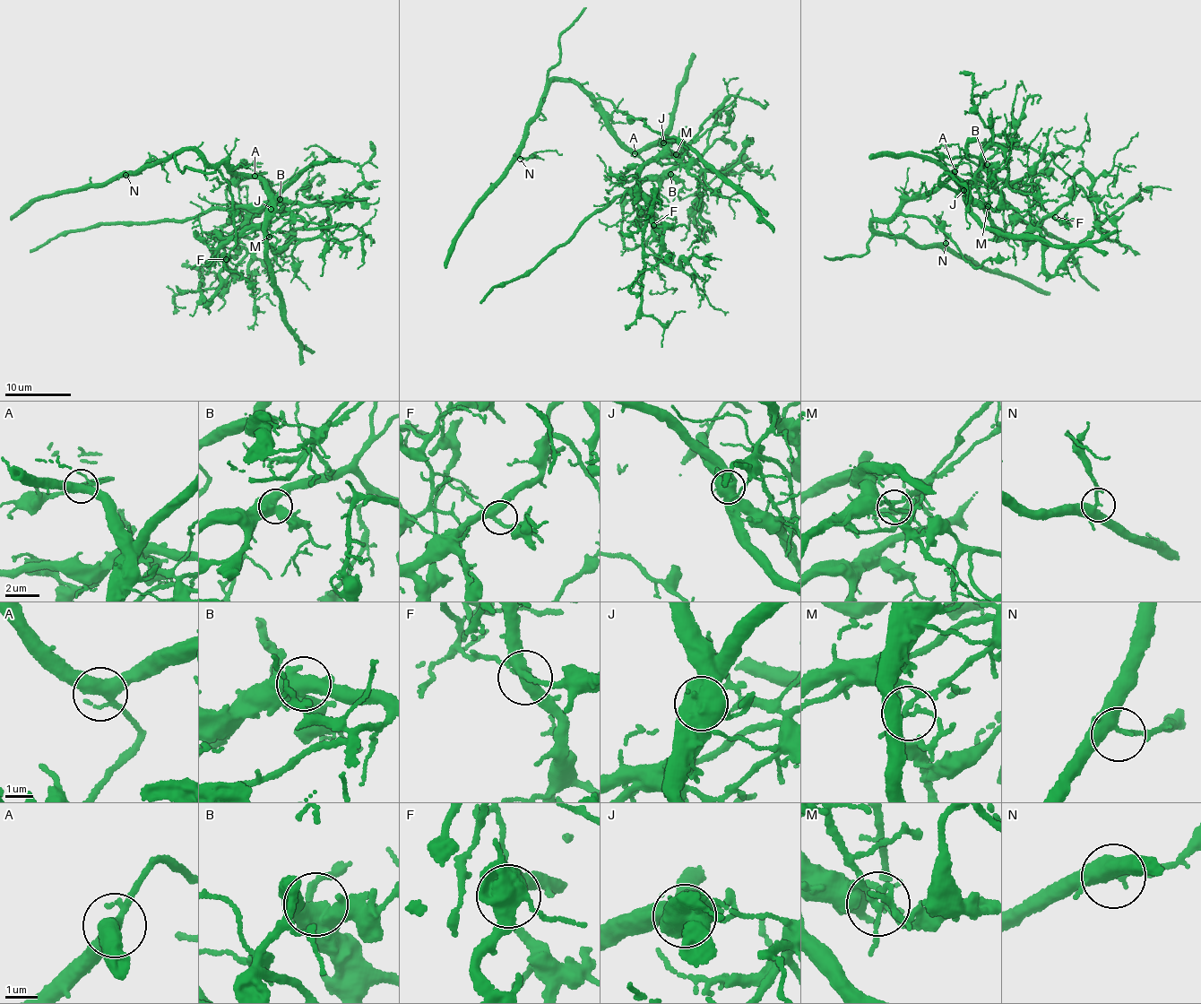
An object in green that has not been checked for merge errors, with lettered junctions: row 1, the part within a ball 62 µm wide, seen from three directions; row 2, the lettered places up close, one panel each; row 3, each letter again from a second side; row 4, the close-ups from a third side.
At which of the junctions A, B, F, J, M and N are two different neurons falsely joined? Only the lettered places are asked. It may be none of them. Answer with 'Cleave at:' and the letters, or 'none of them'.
Cleave at: J, M

